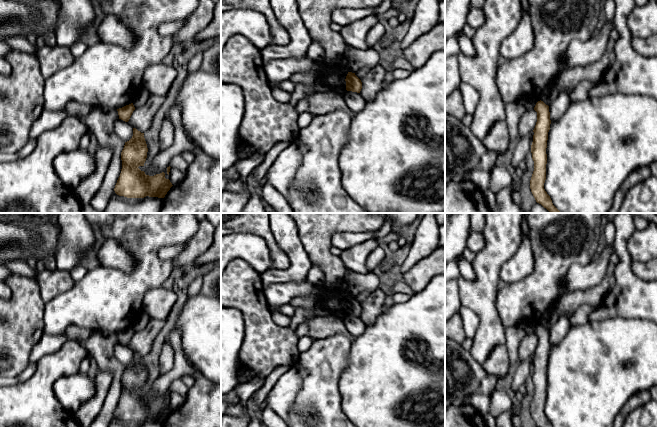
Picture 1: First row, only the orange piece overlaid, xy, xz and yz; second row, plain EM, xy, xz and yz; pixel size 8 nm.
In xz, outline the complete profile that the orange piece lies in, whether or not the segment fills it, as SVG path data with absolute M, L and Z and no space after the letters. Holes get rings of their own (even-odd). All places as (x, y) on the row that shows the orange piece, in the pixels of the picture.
M348 72L346 76L346 90L360 93L362 89L361 80L355 75L355 73Z

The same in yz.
M540 100L536 103L534 110L537 112L537 122L533 130L534 135L531 145L534 171L530 180L530 189L536 202L550 213L562 213L553 205L550 196L544 189L547 164L546 148L551 124L549 106Z

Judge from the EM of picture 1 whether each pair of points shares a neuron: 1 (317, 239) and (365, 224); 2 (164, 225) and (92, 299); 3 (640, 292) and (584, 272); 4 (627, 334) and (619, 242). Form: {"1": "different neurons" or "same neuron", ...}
{"1": "same neuron", "2": "same neuron", "3": "different neurons", "4": "different neurons"}

